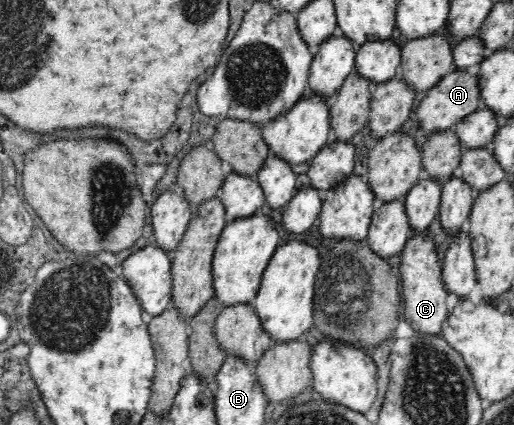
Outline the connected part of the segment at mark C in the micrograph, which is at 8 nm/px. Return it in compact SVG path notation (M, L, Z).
M410 232L406 246L401 252L401 265L399 271L402 279L402 294L404 295L404 314L407 326L416 333L432 337L442 337L445 320L449 317L446 307L448 292L444 289L442 281L442 268L438 262L438 254L432 238L428 233Z

